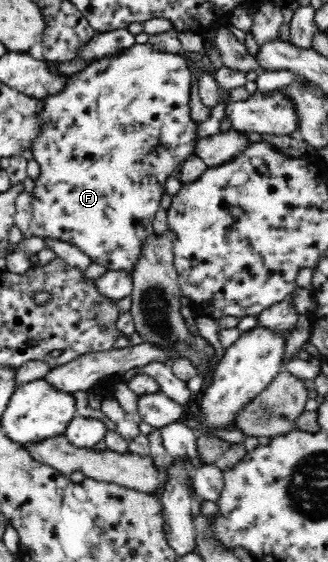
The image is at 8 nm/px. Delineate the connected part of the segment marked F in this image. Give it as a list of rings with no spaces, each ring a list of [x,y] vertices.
[[[149,42],[135,43],[133,47],[124,49],[113,56],[105,56],[95,59],[85,69],[71,73],[59,93],[39,98],[39,136],[32,142],[30,150],[33,158],[39,164],[40,173],[35,179],[35,185],[31,195],[32,217],[29,223],[29,231],[32,235],[39,237],[55,237],[67,243],[73,243],[87,253],[93,263],[105,265],[107,270],[122,270],[131,273],[136,267],[137,259],[141,255],[141,246],[145,239],[154,233],[153,219],[161,207],[161,199],[165,195],[166,180],[172,176],[179,175],[183,163],[189,157],[195,155],[196,141],[199,139],[197,123],[192,118],[190,108],[191,95],[191,71],[187,68],[186,60],[182,53],[161,53]]]

